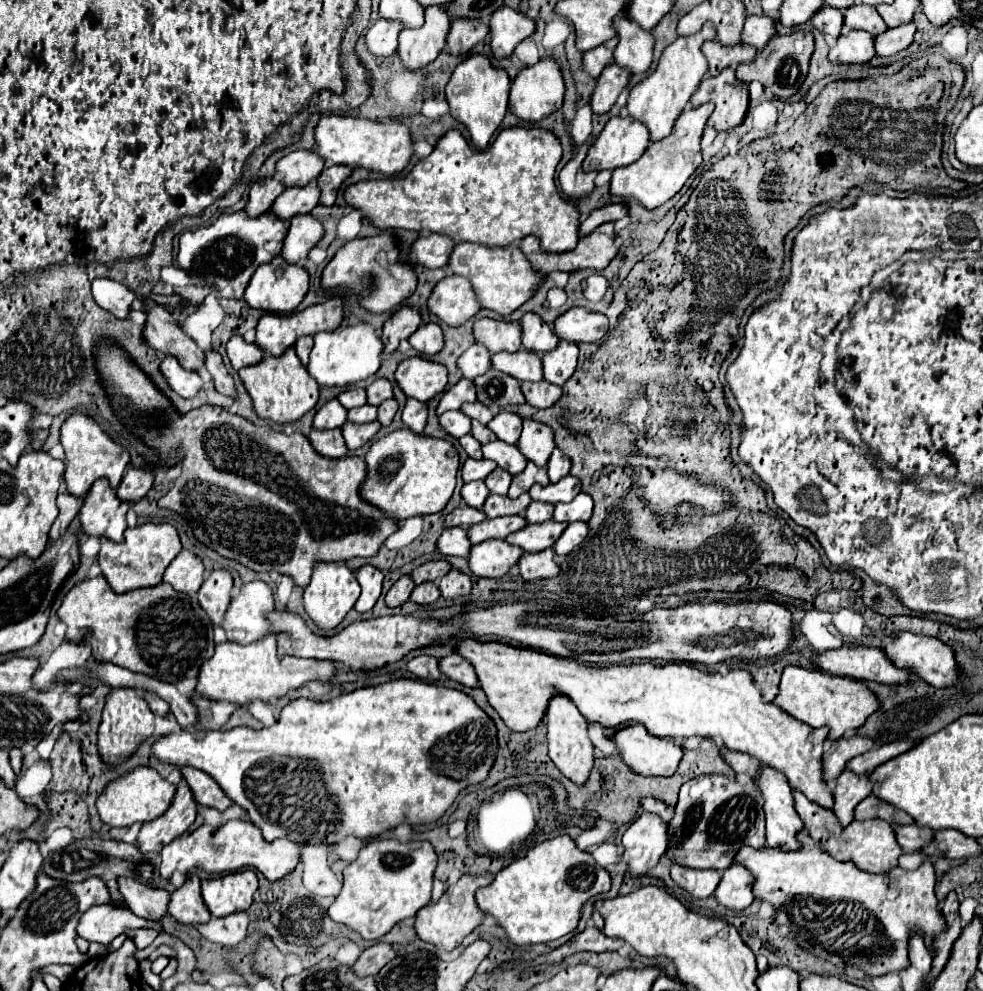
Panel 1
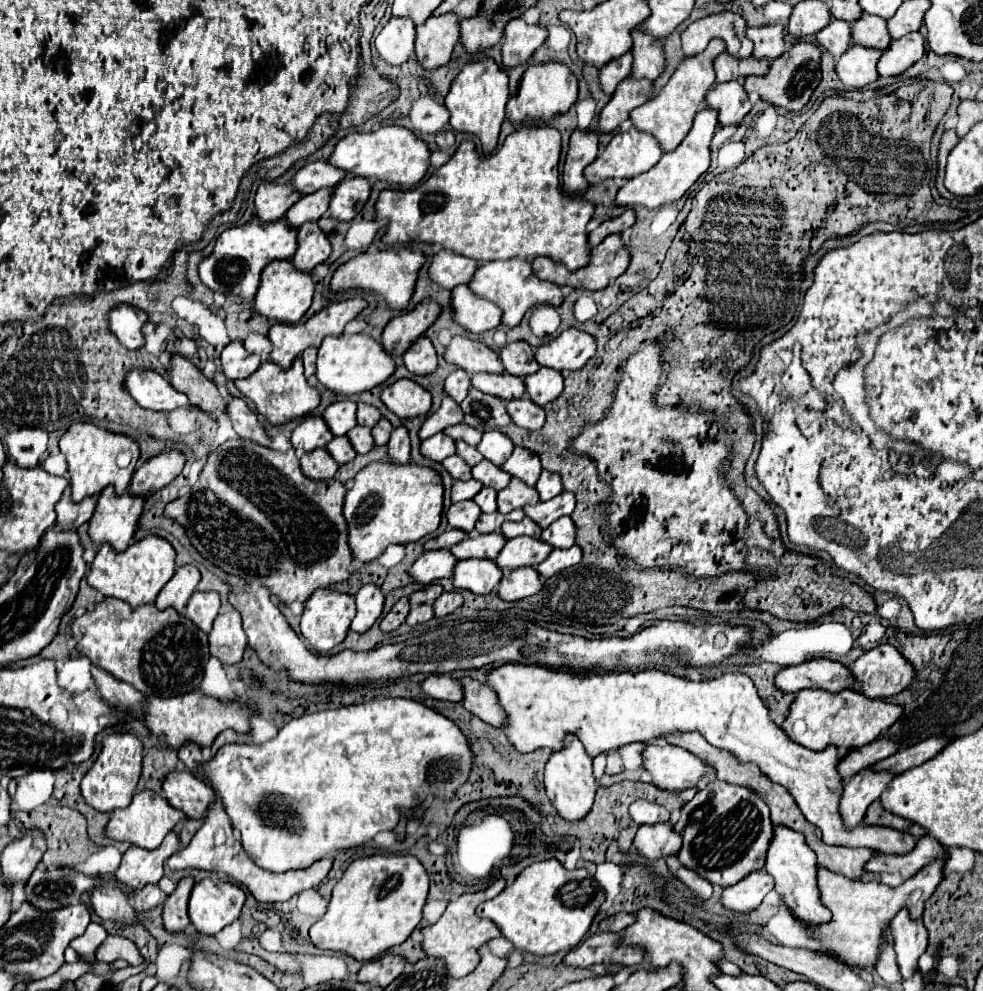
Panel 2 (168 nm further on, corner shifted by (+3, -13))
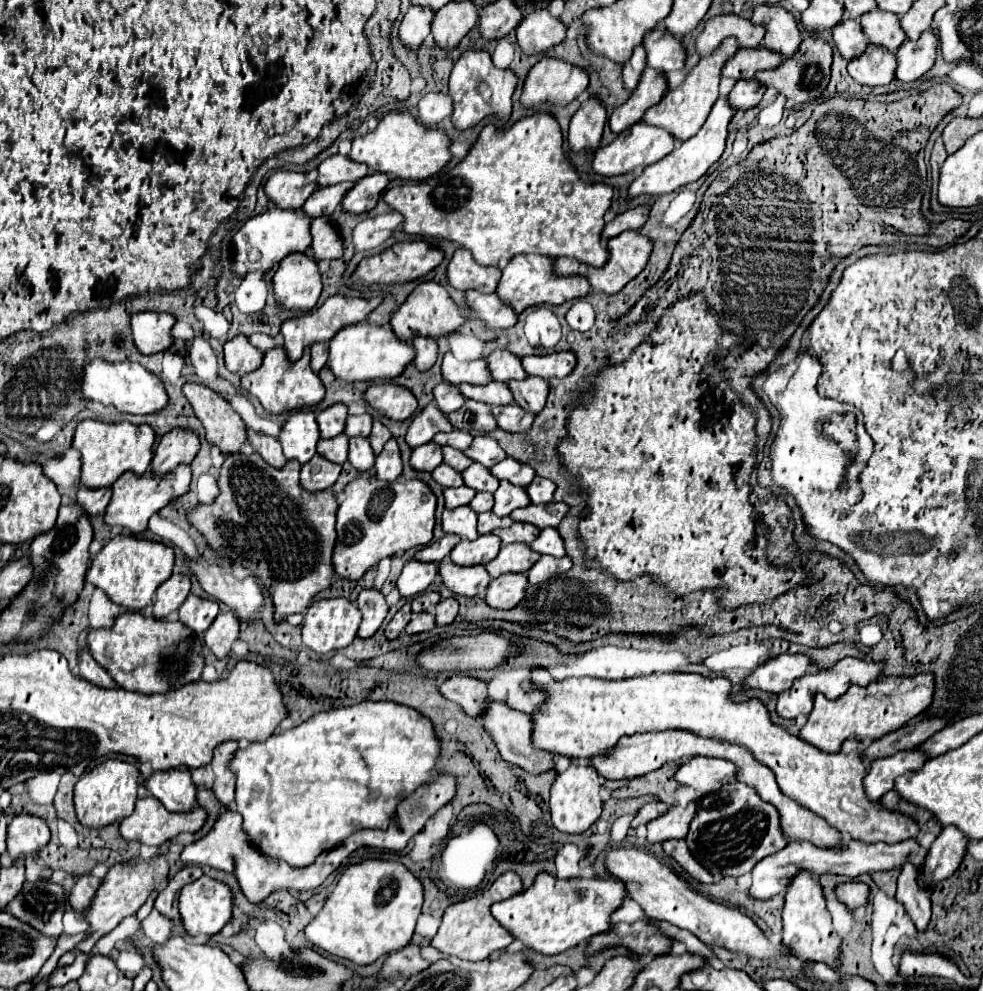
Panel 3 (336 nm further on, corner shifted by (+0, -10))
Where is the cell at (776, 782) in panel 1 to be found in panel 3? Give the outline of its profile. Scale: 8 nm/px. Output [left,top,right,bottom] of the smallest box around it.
[782,870,840,966]

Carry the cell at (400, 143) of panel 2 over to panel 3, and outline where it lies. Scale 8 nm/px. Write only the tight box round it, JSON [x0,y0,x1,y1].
[348,112,450,180]

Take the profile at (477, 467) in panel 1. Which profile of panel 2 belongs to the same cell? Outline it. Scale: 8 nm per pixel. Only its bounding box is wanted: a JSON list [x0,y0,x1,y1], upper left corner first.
[451,479,481,503]

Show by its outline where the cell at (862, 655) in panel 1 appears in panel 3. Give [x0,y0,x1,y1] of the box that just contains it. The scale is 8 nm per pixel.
[746,654,814,694]

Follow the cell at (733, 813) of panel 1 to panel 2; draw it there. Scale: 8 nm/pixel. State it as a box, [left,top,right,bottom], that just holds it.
[675,779,773,887]

